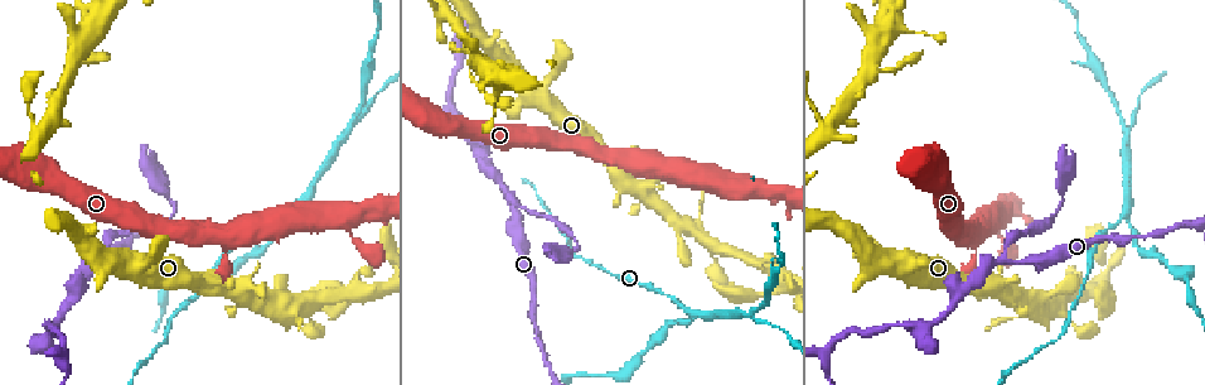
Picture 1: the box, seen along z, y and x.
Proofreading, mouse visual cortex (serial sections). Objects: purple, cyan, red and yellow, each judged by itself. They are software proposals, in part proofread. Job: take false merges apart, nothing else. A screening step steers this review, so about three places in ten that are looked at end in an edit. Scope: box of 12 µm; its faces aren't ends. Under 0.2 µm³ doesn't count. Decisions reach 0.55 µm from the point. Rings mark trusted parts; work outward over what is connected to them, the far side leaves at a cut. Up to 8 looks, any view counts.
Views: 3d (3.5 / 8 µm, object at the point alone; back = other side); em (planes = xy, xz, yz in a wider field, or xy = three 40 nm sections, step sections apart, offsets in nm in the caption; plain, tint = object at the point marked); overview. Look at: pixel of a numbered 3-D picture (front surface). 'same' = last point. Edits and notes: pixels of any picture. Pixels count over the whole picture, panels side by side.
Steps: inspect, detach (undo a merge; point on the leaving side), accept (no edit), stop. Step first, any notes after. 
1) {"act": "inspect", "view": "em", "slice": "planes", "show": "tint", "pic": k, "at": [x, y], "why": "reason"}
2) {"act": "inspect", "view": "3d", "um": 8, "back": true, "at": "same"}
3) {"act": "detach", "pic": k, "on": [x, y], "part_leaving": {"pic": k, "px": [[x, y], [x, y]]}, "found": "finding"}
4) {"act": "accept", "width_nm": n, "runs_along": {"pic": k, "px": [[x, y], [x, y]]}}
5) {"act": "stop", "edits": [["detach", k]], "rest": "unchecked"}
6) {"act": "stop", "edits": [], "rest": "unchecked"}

{"act": "inspect", "view": "3d", "um": 3.5, "pic": 1, "at": [1003, 260], "why": "side arm on a straight run"}

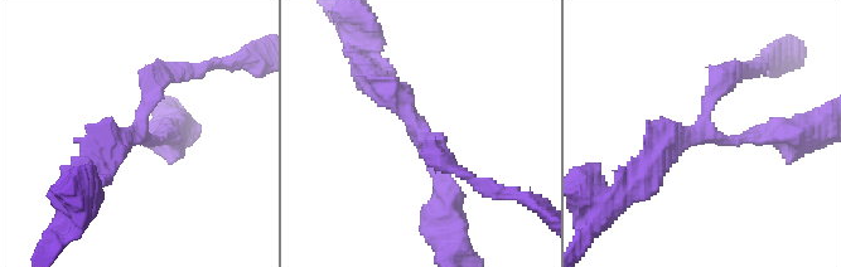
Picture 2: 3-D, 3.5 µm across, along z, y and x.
{"act": "inspect", "view": "em", "slice": "xy", "step": 1, "show": "tint", "pic": 2, "at": [423, 138]}

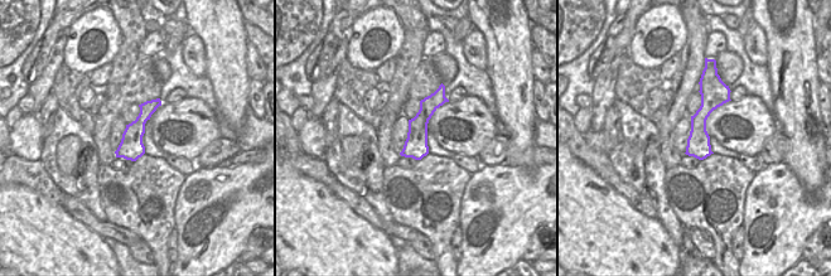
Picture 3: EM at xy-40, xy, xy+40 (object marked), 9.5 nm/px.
{"act": "accept", "arms": 3, "arm_widths_nm": [250, 250, 350], "runs_along": {"pic": 2, "px": [[449, 208], [423, 131], [376, 82]]}, "found": "continuous, no second cell"}

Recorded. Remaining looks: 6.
{"act": "inspect", "view": "3d", "um": 3.5, "pic": 1, "at": [566, 252]}

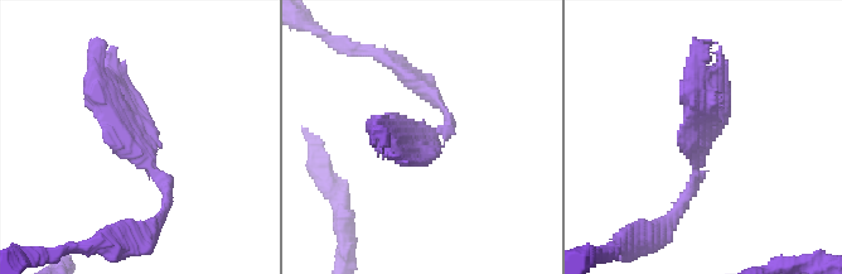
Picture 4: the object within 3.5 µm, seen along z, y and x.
{"act": "inspect", "view": "em", "slice": "xy", "step": 3, "show": "tint", "pic": 4, "at": [142, 158]}

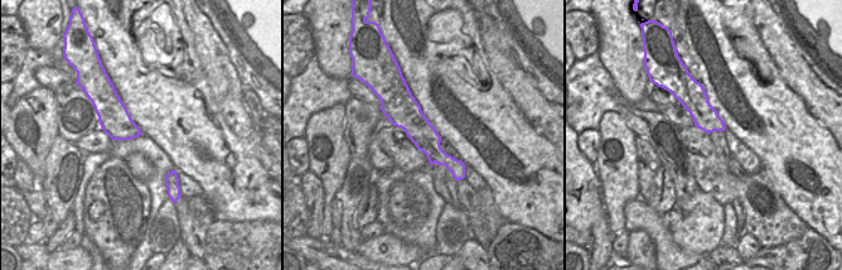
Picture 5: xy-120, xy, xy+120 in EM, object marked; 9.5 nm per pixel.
{"act": "accept", "runs_along": {"pic": 5, "px": [[403, 88], [403, 111], [460, 176]]}, "found": "continuous, no second cell"}

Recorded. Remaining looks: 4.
{"act": "inspect", "view": "3d", "um": 3.5, "pic": 1, "at": [697, 316], "why": "sharp bend"}

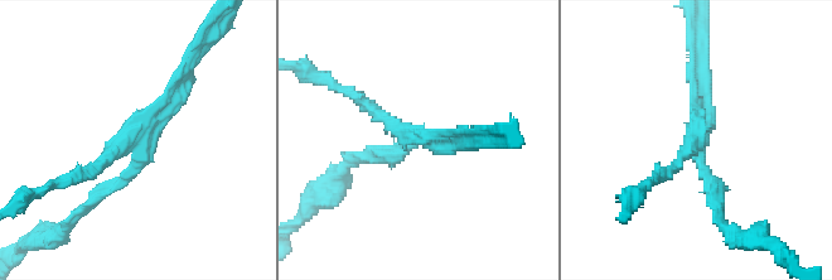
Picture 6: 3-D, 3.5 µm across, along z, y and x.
{"act": "inspect", "view": "em", "slice": "xy", "step": 1, "show": "tint", "pic": 6, "at": [130, 139], "why": "need the tissue"}

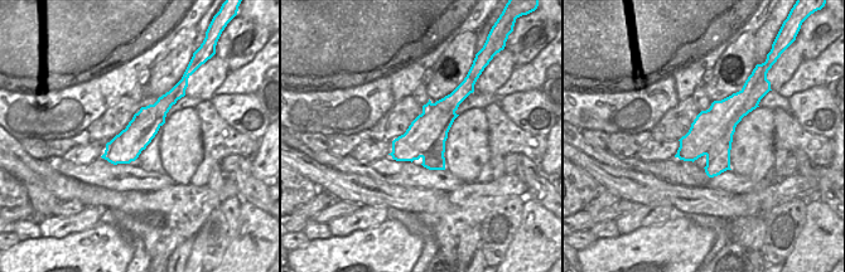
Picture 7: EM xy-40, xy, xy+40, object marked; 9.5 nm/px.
{"act": "detach", "pic": 6, "on": [104, 187], "border": {"pic": 7, "px": [[749, 96], [725, 134], [706, 155]]}, "found": "two cells meet here"}

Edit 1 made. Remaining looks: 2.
{"act": "inspect", "view": "3d", "um": 3.5, "pic": 1, "at": [351, 126], "why": "three arms meet"}

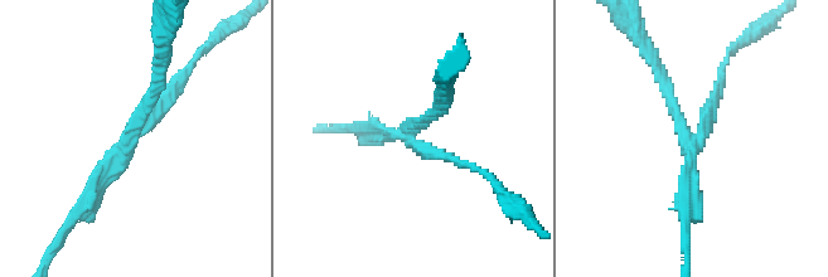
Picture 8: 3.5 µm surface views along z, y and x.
{"act": "inspect", "view": "em", "slice": "xy", "step": 3, "show": "tint", "pic": 8, "at": [130, 142], "why": "shape alone is not enough"}

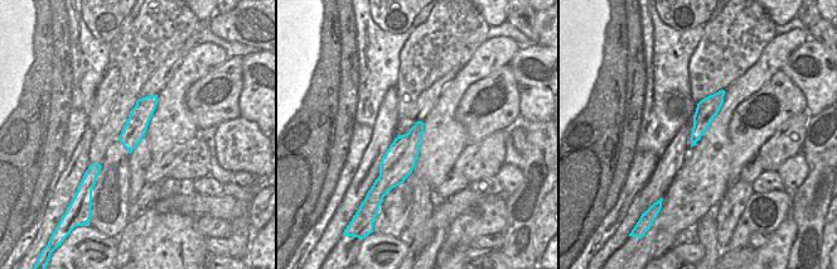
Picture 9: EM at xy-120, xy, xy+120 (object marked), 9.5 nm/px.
{"act": "detach", "pic": 8, "on": [669, 96], "arms": 3, "arm_widths_nm": [150, 200, 200], "part_leaving": {"pic": 8, "px": [[688, 144], [663, 78], [647, 50]]}, "found": "two cells meet here"}

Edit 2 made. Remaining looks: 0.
{"act": "stop", "edits": [["detach", 6], ["detach", 8]], "rest": "unchecked"}

